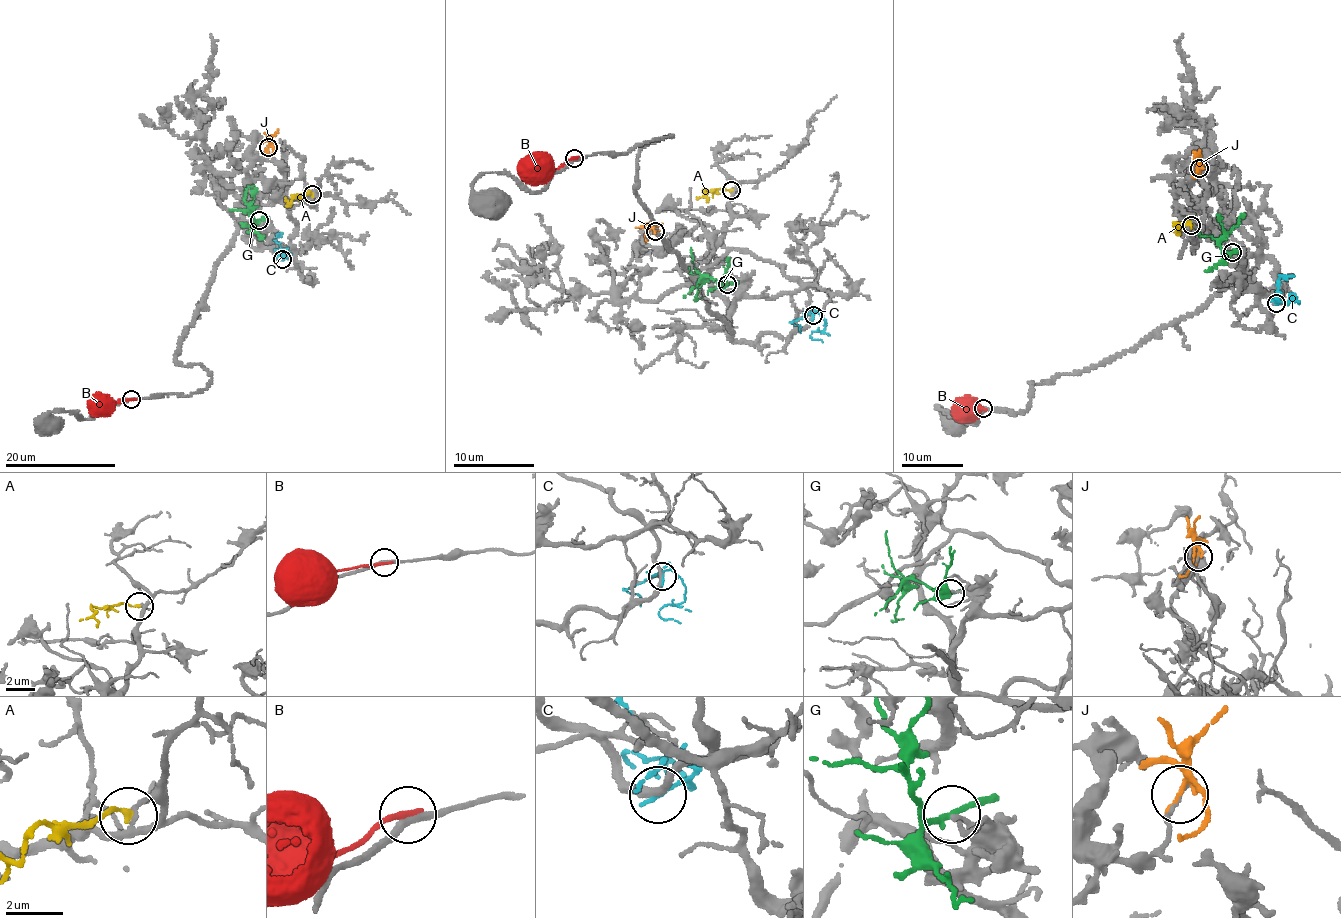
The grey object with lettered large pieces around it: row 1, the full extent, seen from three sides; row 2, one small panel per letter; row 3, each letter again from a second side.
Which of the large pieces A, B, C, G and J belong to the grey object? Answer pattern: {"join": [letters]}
{"join": []}

